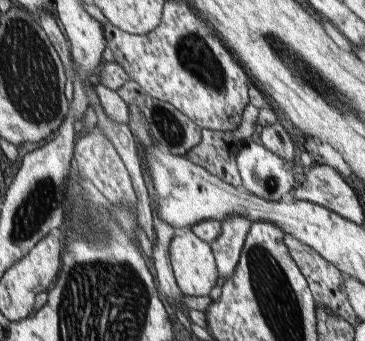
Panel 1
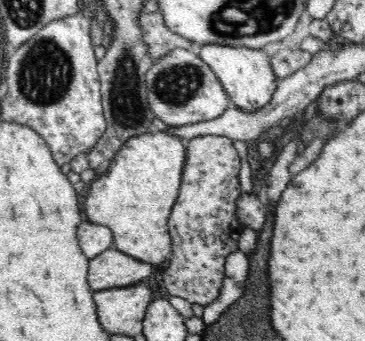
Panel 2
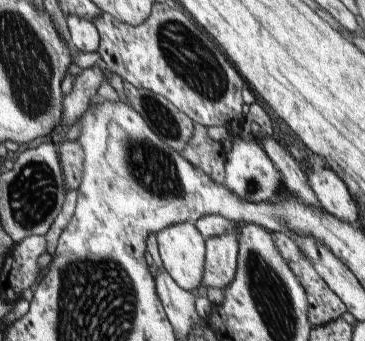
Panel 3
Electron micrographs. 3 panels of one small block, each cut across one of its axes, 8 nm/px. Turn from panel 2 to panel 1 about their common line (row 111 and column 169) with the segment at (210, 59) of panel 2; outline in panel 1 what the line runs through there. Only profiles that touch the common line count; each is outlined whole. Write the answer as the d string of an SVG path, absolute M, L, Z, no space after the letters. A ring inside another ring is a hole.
M191 230L175 232L169 244L169 260L175 282L185 296L209 296L219 280L211 244Z

